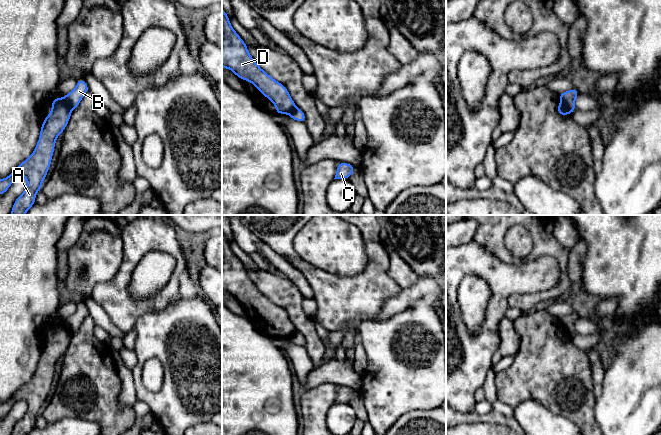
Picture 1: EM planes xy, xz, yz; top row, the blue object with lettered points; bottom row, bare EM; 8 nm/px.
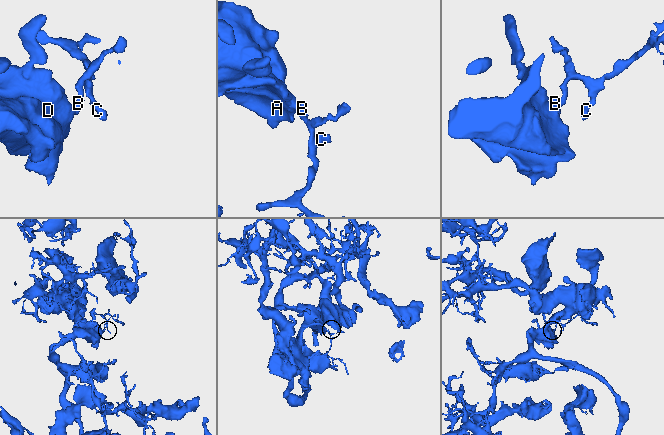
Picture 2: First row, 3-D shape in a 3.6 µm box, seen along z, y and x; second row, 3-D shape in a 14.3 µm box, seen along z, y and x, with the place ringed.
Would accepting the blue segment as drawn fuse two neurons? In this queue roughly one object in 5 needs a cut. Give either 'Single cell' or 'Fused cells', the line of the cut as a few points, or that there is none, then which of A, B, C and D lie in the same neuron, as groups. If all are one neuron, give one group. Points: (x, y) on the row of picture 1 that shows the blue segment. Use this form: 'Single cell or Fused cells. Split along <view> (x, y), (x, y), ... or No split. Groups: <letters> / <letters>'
Fused cells. Split along xy (63, 98), (72, 109). Groups: A D / B C

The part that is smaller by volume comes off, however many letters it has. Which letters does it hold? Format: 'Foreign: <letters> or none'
Foreign: B, C

